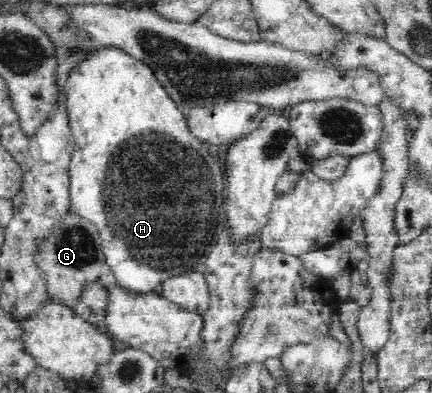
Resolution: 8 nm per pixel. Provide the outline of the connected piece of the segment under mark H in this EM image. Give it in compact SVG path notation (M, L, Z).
M95 44L79 61L69 71L62 86L62 91L66 96L65 109L67 110L68 124L73 138L76 140L75 149L69 162L71 210L76 211L84 218L88 218L88 220L92 220L96 224L96 228L100 230L107 264L112 267L117 284L138 293L153 292L164 280L168 280L172 276L190 273L188 270L202 258L204 250L208 246L212 246L216 216L220 214L220 208L224 204L225 171L222 172L222 168L216 164L216 160L212 156L198 156L198 154L202 154L202 144L198 139L190 136L190 131L185 125L185 114L179 109L179 106L172 99L172 95L164 87L164 83L156 77L156 73L146 62L133 57L127 50L124 50L124 47L112 44Z

